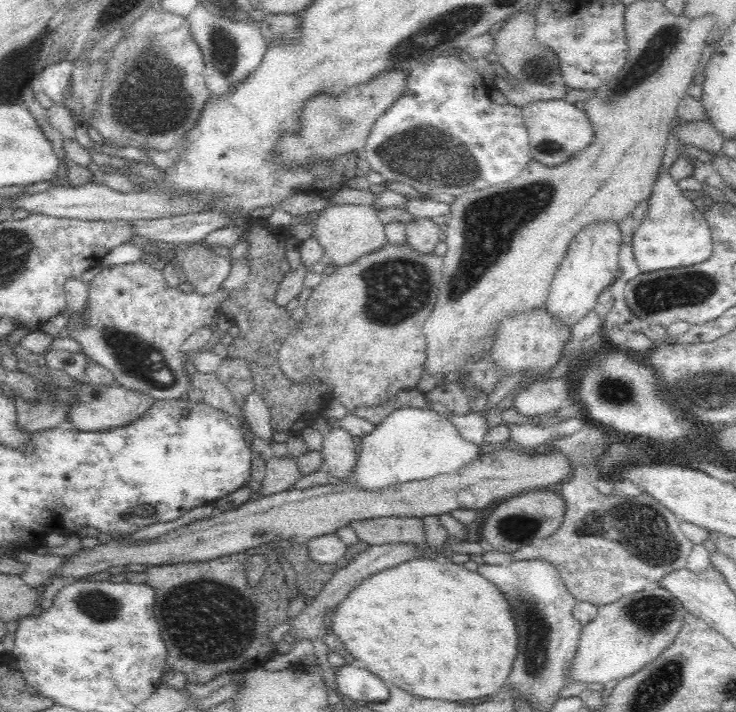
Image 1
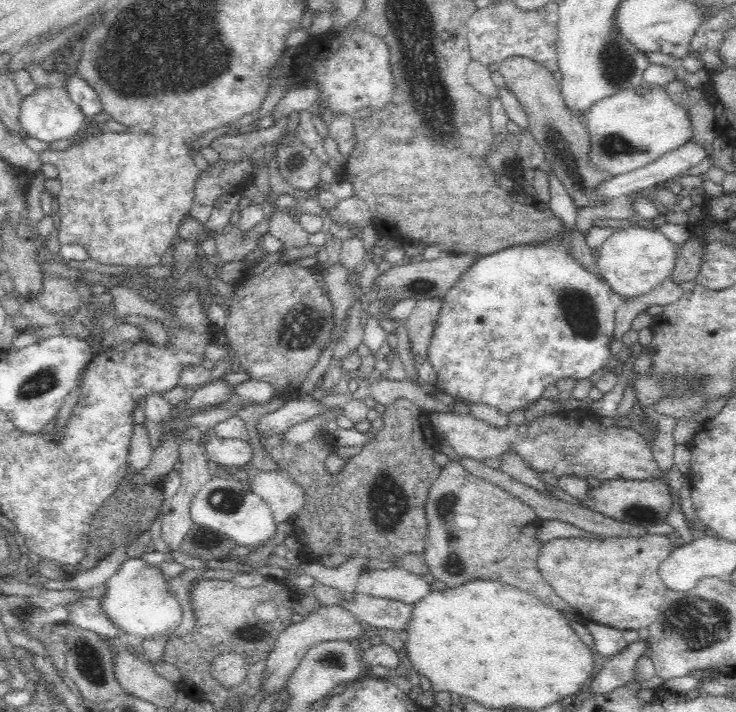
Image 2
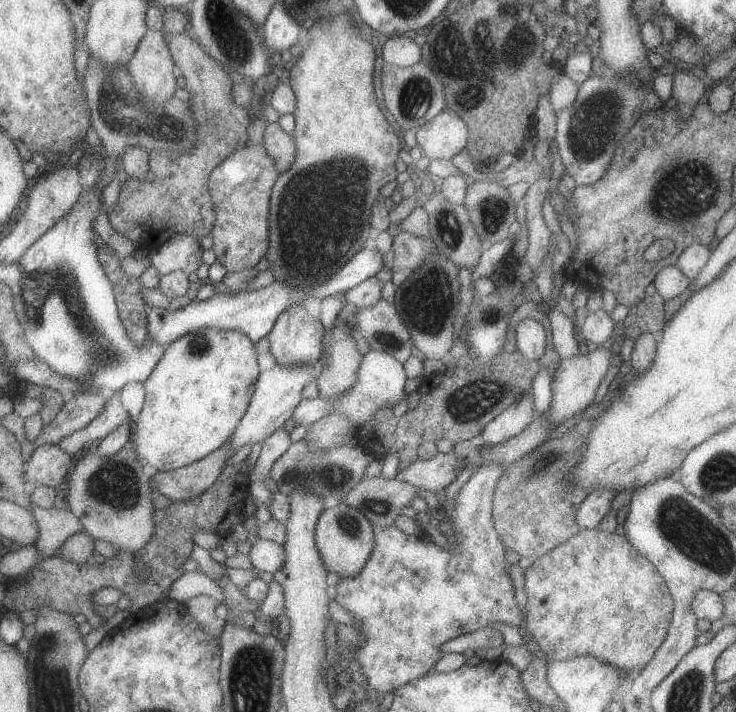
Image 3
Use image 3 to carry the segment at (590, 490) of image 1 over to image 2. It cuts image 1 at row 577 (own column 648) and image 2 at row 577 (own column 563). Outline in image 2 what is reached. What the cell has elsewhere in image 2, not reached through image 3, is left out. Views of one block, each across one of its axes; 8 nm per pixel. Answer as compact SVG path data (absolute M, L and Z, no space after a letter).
M656 534L643 538L554 539L543 544L537 568L556 595L579 617L621 631L638 630L656 622L661 613L668 589L657 571L675 545L673 537Z

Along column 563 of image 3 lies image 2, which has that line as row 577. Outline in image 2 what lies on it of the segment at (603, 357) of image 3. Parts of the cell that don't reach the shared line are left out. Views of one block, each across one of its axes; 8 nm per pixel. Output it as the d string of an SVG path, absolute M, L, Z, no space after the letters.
M399 566L391 570L364 570L355 588L355 593L412 605L432 592L431 584L423 576L411 574Z

